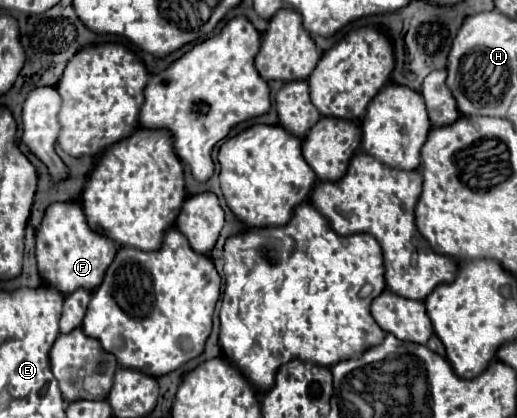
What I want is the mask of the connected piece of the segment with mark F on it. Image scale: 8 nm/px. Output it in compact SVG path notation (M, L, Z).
M76 202L48 206L42 224L36 230L36 266L40 278L48 286L58 286L64 296L80 288L94 292L102 284L102 278L116 252L118 244L114 240L100 236L88 228L86 216Z

